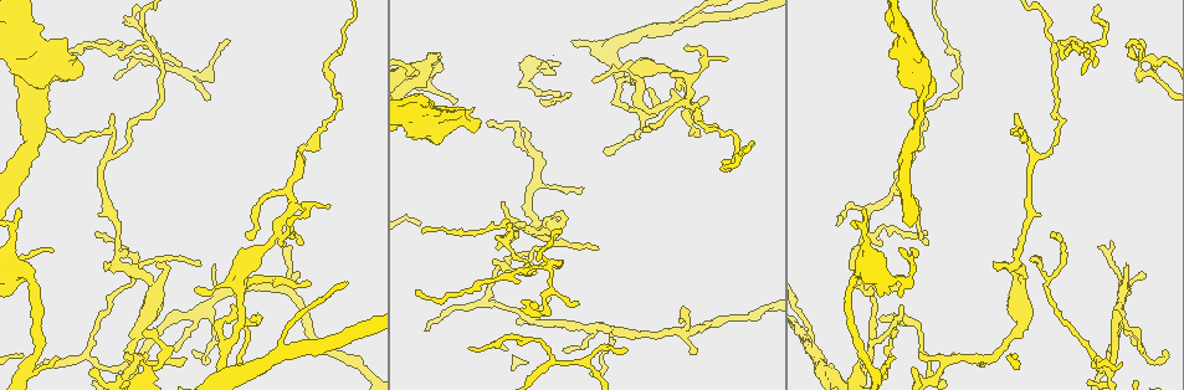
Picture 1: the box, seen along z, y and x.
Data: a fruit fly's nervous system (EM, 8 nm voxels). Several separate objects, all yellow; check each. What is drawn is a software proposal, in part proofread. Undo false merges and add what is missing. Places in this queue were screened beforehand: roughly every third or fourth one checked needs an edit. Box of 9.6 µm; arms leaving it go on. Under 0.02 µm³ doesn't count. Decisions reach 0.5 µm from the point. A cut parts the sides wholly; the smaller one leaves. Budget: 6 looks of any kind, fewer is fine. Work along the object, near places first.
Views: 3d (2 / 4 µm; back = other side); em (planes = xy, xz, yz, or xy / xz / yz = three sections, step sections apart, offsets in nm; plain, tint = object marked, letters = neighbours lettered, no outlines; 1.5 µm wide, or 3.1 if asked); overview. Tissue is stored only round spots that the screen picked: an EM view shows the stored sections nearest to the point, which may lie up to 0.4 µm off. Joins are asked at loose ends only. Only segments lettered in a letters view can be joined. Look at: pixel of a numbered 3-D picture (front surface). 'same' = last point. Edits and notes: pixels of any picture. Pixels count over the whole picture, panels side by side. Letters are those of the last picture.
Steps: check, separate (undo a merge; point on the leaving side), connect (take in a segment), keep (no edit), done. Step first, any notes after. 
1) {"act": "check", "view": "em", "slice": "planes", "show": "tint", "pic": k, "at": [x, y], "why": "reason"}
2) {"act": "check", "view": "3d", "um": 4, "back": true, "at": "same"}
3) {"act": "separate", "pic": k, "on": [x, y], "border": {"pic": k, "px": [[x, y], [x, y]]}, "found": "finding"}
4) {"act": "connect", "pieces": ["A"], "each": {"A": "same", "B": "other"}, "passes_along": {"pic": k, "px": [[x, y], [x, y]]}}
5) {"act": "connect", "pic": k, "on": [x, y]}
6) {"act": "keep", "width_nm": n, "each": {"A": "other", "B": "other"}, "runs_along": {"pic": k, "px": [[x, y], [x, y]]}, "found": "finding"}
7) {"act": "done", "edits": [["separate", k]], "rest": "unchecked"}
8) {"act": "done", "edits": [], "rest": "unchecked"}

{"act": "check", "view": "em", "slice": "yz", "step": 4, "show": "tint", "pic": 1, "at": [423, 230], "why": "thin end"}

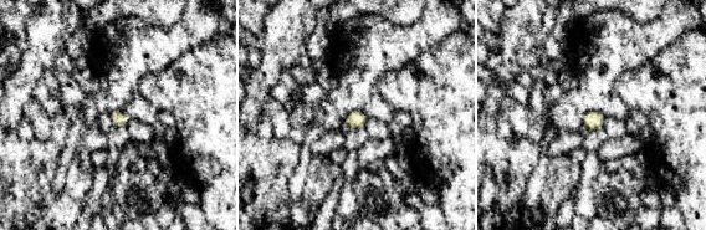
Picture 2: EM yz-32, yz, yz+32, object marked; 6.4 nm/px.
{"act": "check", "view": "em", "slice": "planes", "show": "letters", "at": "same", "why": "cut it another way"}

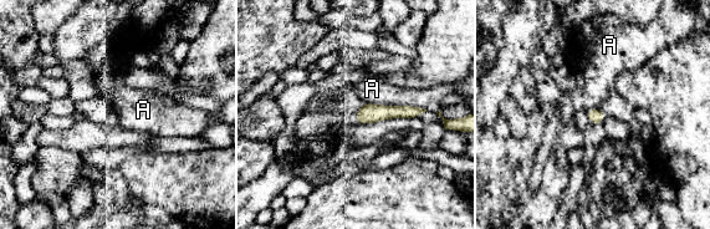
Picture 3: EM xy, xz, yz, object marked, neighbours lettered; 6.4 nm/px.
{"act": "keep", "width_nm": 100, "longest_contact_nm": ["A", 420], "each": {"A": "other"}, "found": "no lettered segment goes on from it"}

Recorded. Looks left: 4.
{"act": "check", "view": "em", "slice": "planes", "show": "letters", "pic": 1, "at": [17, 112]}

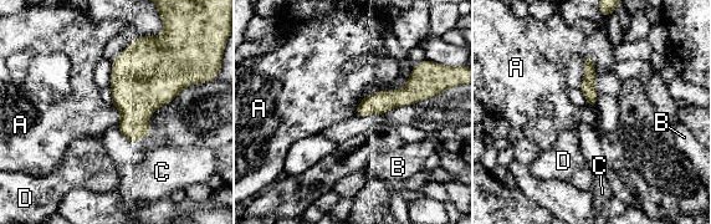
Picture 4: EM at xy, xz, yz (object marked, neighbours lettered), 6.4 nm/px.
{"act": "keep", "each": {"A": "other", "B": "other", "C": "other", "D": "other"}, "found": "no lettered segment goes on from it"}

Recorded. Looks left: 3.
{"act": "check", "view": "em", "slice": "planes", "show": "letters", "pic": 1, "at": [726, 60], "why": "free end"}

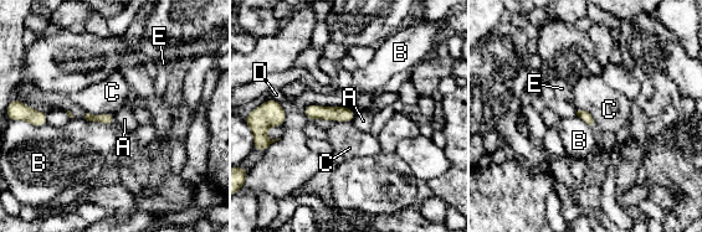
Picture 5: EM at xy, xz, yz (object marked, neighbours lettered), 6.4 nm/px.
{"act": "keep", "each": {"A": "other", "B": "other", "C": "other", "D": "other", "E": "other"}, "runs_along": {"pic": 5, "px": [[307, 111], [352, 114]]}, "found": "no lettered segment goes on from it"}

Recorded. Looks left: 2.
{"act": "done", "edits": [], "rest": "unchecked"}

